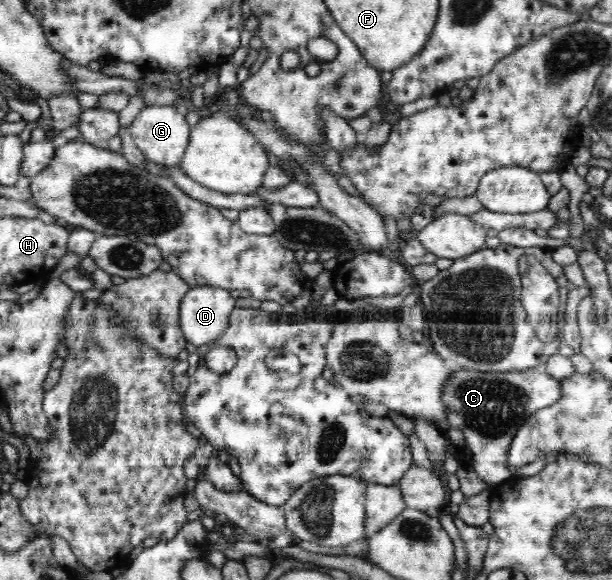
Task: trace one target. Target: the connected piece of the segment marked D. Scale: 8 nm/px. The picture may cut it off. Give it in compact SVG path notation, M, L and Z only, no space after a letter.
M214 286L192 287L179 310L184 339L195 347L209 345L228 328L235 298L230 291Z

